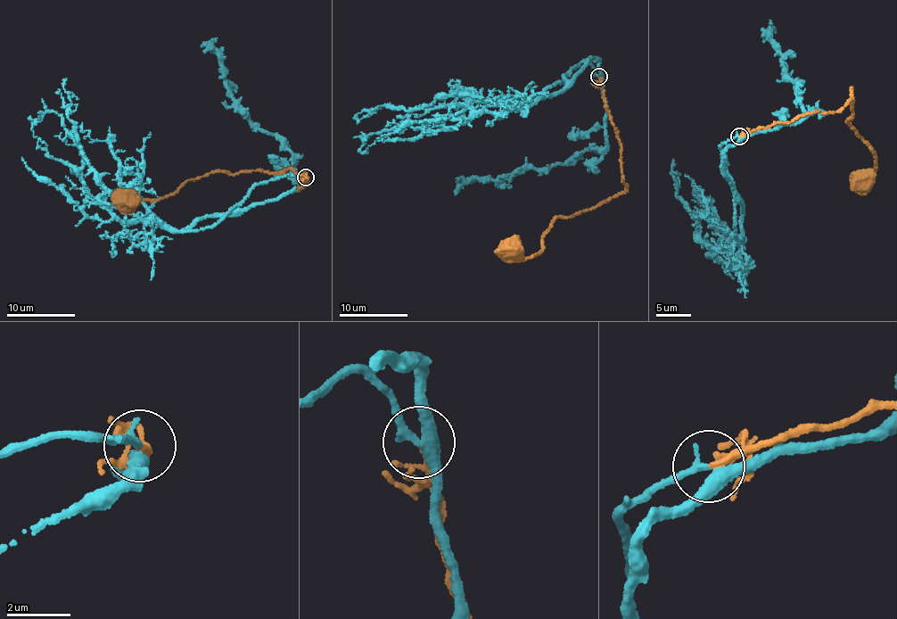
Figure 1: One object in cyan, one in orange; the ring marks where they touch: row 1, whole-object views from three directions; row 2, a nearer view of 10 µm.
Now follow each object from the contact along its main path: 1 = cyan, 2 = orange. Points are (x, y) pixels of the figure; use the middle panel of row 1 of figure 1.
1: (598, 77), (592, 58), (557, 93), (501, 115), (478, 111), (448, 128), (382, 137), (361, 152), (365, 140)
2: (598, 77), (626, 188), (569, 217), (560, 215), (530, 258), (516, 257), (512, 247)

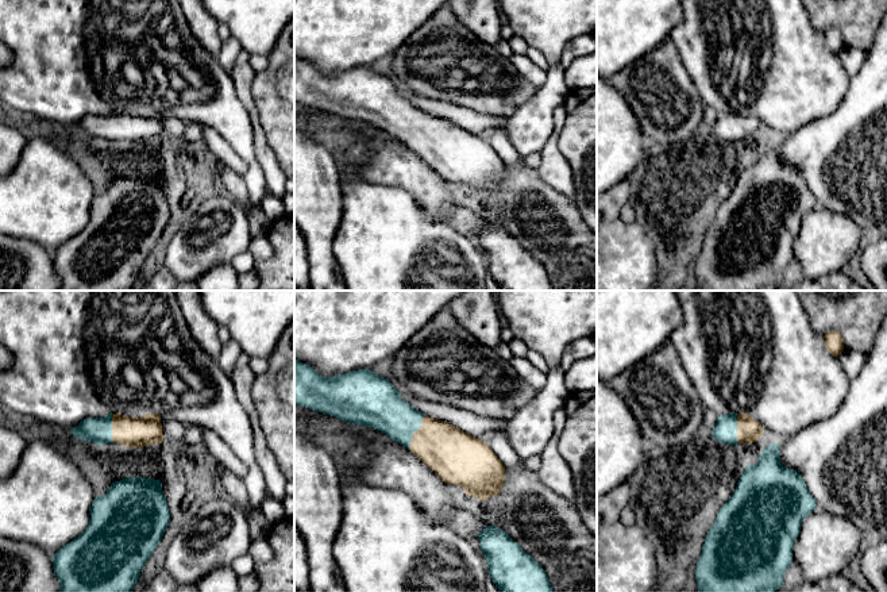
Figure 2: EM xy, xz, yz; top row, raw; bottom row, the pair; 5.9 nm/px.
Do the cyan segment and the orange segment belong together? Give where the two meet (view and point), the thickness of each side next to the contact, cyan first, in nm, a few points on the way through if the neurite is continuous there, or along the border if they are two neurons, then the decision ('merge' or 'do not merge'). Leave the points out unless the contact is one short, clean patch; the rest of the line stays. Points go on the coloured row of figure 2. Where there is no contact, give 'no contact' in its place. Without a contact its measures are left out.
contact xz (415, 430); calibres 260 and 300 nm; merge

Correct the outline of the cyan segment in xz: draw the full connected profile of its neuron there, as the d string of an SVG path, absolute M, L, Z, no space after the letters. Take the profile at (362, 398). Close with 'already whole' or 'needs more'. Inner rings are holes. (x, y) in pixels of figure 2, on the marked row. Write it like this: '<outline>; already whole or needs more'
M294 360L294 404L386 434L409 447L444 483L462 487L466 496L485 501L500 495L502 489L505 466L486 442L414 410L400 397L400 392L387 378L370 369L324 377L309 365Z; needs more

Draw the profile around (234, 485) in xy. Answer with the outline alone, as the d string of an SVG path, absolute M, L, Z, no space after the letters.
M225 468L221 478L227 491L227 497L230 497L247 515L251 541L263 539L266 537L269 523L262 514L261 505L257 510L250 508L250 499L242 477L238 477Z

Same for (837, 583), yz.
M841 572L815 583L803 581L794 589L779 588L775 592L864 592L851 581L846 572Z

